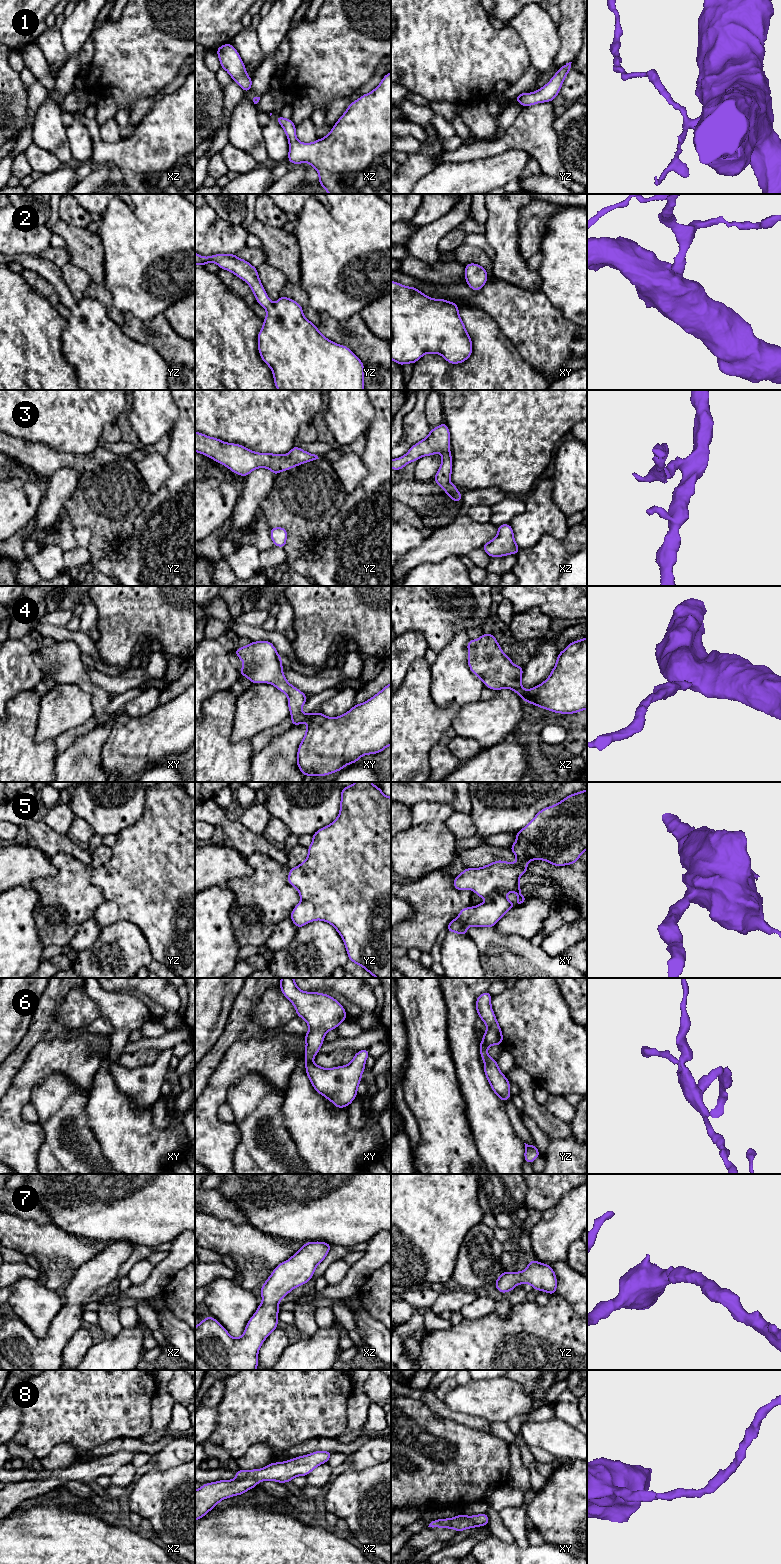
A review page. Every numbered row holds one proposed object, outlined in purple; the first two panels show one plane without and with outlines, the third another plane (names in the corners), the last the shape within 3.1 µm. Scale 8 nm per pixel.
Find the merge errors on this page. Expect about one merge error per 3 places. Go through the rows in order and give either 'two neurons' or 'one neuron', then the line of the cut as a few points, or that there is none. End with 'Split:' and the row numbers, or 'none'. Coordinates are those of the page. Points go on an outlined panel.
1: one neuron; cut none
2: one neuron; cut none
3: one neuron; cut none
4: one neuron; cut none
5: one neuron; cut none
6: one neuron; cut none
7: one neuron; cut none
8: one neuron; cut none
Split: none

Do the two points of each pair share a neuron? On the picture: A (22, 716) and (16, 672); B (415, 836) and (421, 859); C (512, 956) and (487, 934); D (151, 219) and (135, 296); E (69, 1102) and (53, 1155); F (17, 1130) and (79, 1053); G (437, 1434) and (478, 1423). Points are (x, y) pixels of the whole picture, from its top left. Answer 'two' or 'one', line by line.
A: two
B: one
C: one
D: one
E: one
F: one
G: two

